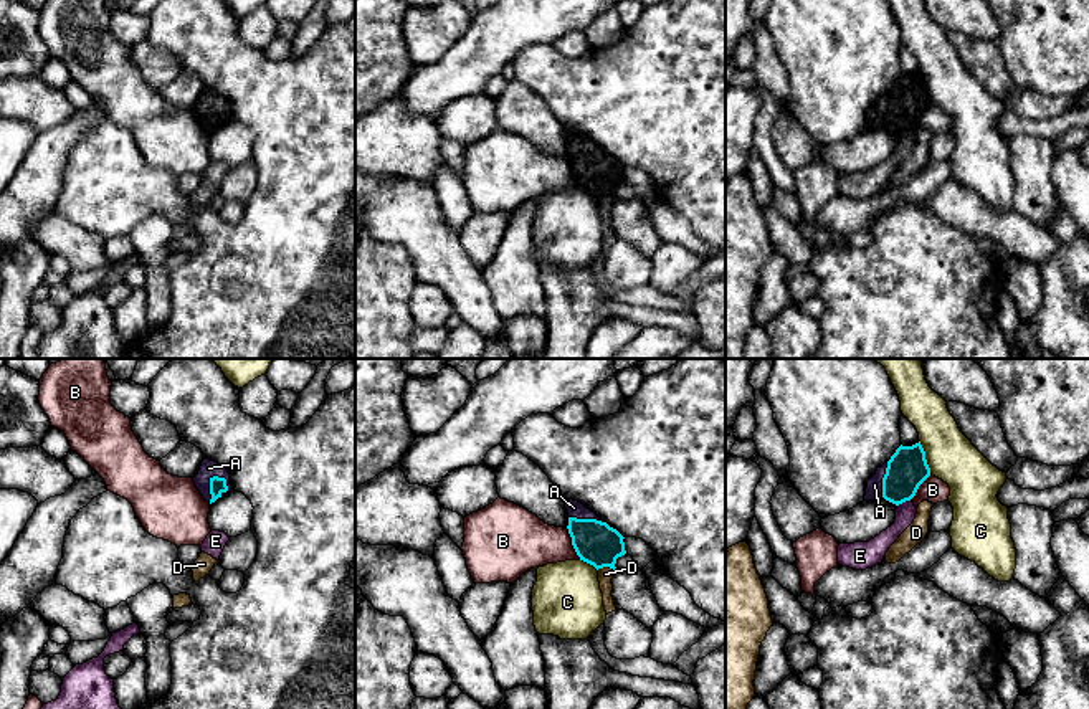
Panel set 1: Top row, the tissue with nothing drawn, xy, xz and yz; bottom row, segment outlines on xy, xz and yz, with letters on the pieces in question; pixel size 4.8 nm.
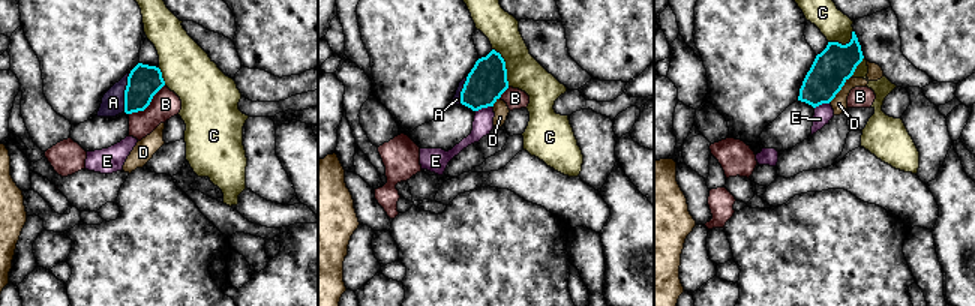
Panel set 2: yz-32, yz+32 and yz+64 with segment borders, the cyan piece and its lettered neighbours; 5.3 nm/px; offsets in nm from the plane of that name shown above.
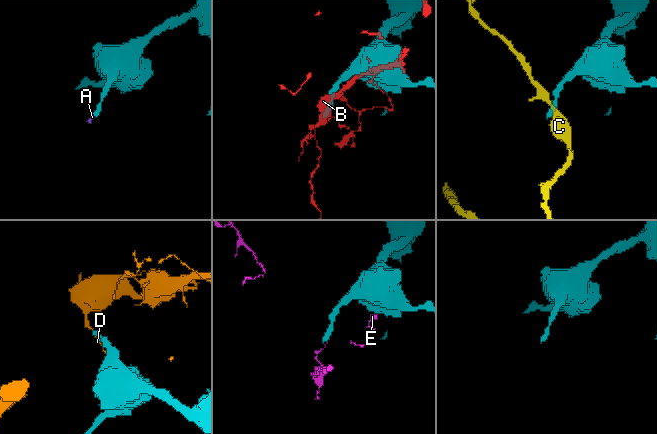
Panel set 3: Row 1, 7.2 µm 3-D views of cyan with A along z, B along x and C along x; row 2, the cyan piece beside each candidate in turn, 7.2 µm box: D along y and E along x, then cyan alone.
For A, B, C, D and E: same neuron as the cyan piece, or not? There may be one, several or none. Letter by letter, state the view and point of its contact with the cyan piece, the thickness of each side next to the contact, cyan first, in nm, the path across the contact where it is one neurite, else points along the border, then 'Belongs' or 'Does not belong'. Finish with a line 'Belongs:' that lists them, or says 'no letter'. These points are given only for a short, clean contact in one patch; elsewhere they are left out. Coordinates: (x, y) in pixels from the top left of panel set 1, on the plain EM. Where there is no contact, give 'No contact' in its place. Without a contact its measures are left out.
A: Touches cyan at xy (210, 114). Thickness 80 nm (cyan) against 80 nm. Path across: xy (217, 114), (210, 114), (209, 98). Belongs
B: Touches cyan at xz (572, 174). Thickness 220 nm (cyan) against 280 nm. Boundary: xz (567, 157), (572, 177), (580, 189). Does not belong
C: Touches cyan at yz (924, 86). Thickness 200 nm (cyan) against 240 nm. Boundary: yz (919, 70), (931, 103). Does not belong
D: Touches cyan at xz (605, 195). Thickness 220 nm (cyan) against 70 nm. Boundary: xz (597, 199), (608, 197), (613, 200). Does not belong
E: Touches cyan at yz (903, 131). Thickness 200 nm (cyan) against 100 nm. Boundary: yz (909, 129), (898, 136). Does not belong
Belongs: A

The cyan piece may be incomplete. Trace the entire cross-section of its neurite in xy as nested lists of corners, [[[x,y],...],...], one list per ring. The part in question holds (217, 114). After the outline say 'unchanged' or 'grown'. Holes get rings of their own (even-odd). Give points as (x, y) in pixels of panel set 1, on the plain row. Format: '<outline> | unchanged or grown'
[[[203,89],[193,112],[207,132],[215,132],[225,122],[231,121],[230,102],[225,96]]] | grown

